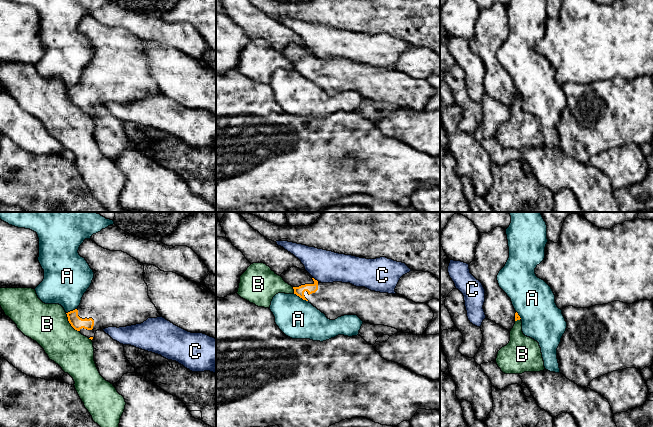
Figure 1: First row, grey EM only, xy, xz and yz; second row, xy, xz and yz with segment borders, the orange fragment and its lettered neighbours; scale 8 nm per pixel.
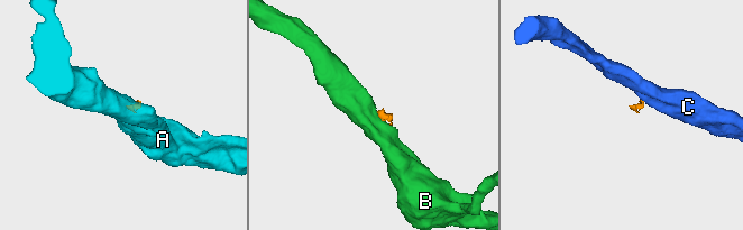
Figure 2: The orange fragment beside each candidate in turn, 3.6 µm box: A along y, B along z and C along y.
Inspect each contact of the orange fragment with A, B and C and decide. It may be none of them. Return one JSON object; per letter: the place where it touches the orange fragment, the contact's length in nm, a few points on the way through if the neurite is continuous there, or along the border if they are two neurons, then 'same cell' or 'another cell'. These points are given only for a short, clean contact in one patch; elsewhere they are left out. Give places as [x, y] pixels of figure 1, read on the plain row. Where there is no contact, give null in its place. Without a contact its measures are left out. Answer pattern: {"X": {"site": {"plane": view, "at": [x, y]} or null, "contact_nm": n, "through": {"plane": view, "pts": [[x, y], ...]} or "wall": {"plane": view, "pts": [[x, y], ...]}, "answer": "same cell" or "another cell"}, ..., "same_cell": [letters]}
{"A": {"site": {"plane": "xz", "at": [301, 73]}, "contact_nm": 130, "wall": {"plane": "xz", "pts": [[294, 69], [307, 77]]}, "answer": "another cell"}, "B": {"site": {"plane": "xy", "at": [69, 98]}, "contact_nm": 190, "wall": {"plane": "xy", "pts": [[65, 89], [68, 98], [78, 107]]}, "answer": "another cell"}, "C": {"site": {"plane": "xz", "at": [316, 56]}, "contact_nm": 60, "wall": {"plane": "xz", "pts": [[313, 53], [318, 57]]}, "answer": "another cell"}, "same_cell": []}

